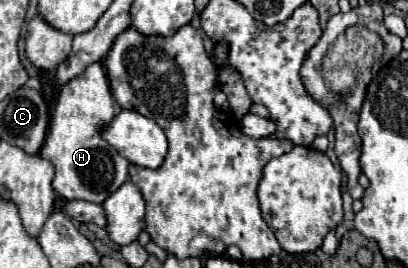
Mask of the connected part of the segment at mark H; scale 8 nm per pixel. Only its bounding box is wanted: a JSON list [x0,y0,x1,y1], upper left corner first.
[39,63,129,205]

